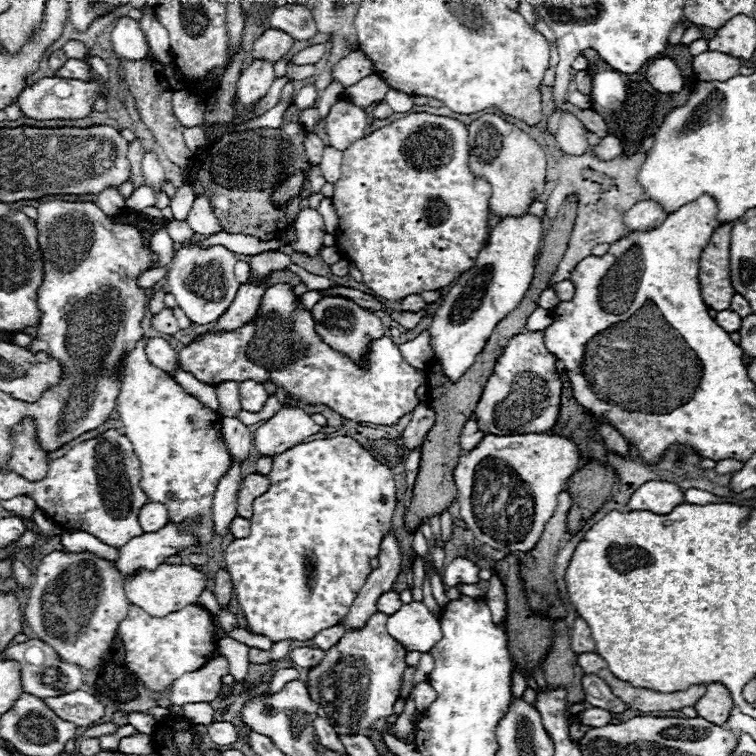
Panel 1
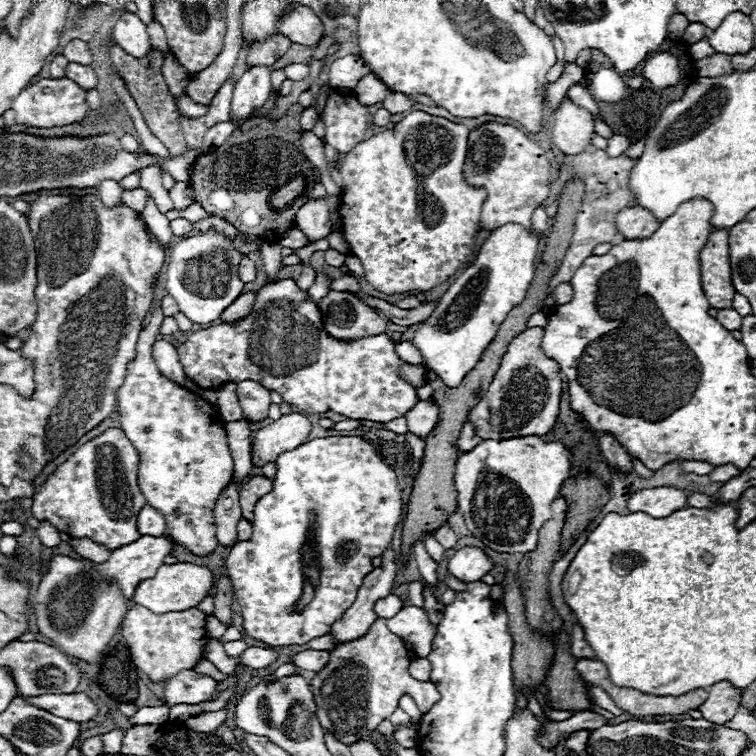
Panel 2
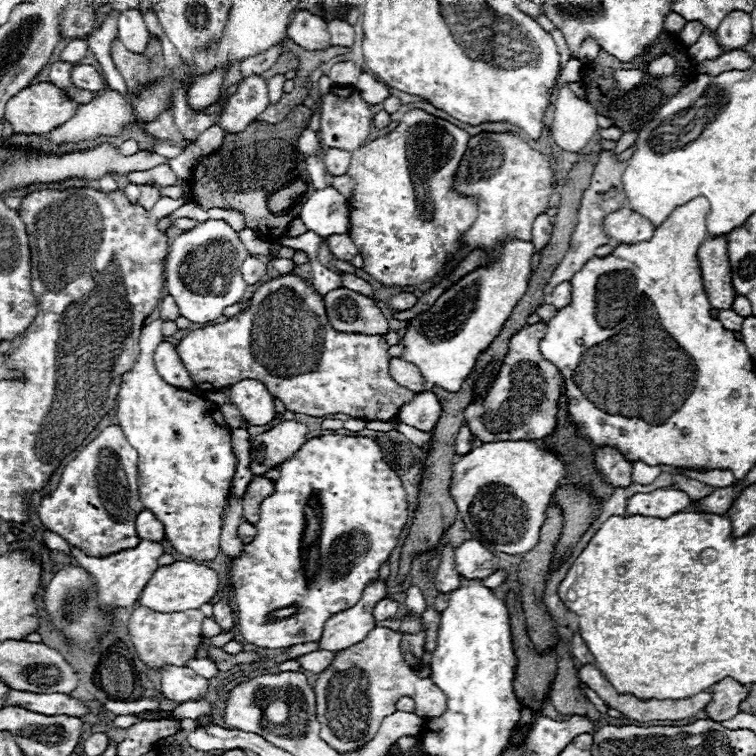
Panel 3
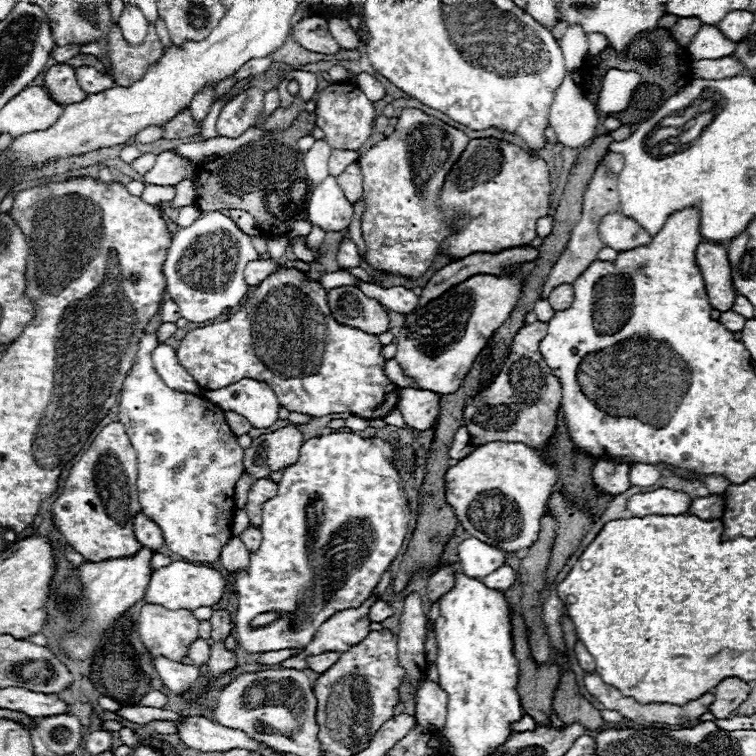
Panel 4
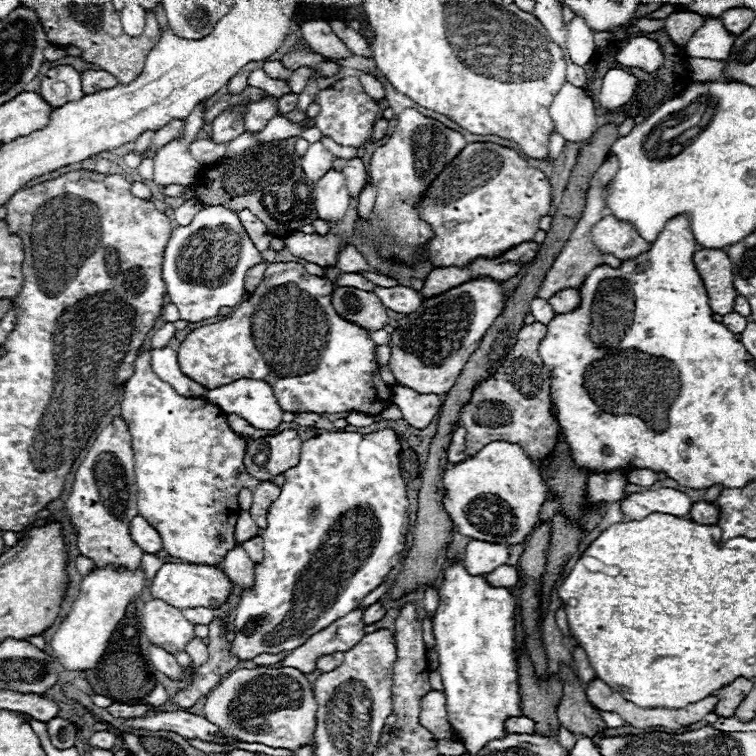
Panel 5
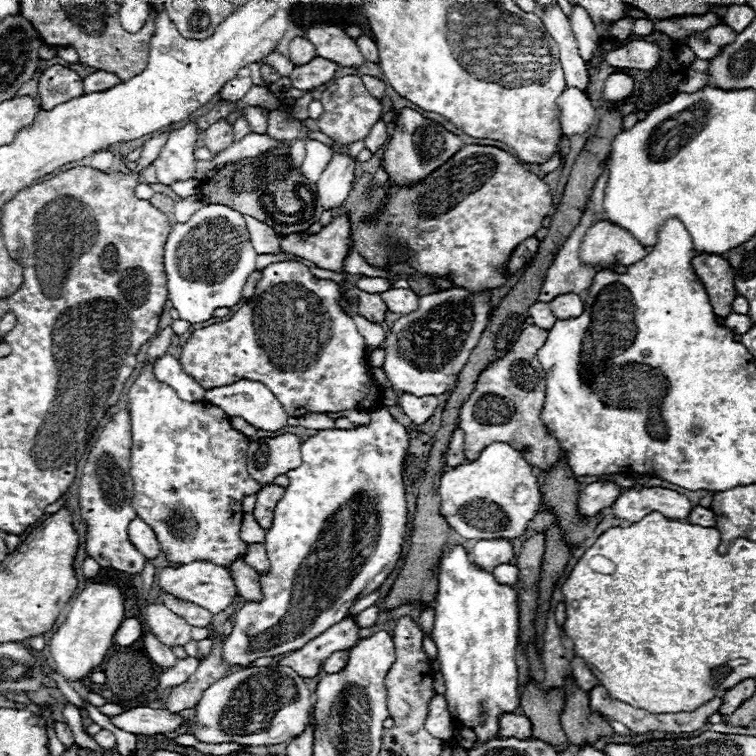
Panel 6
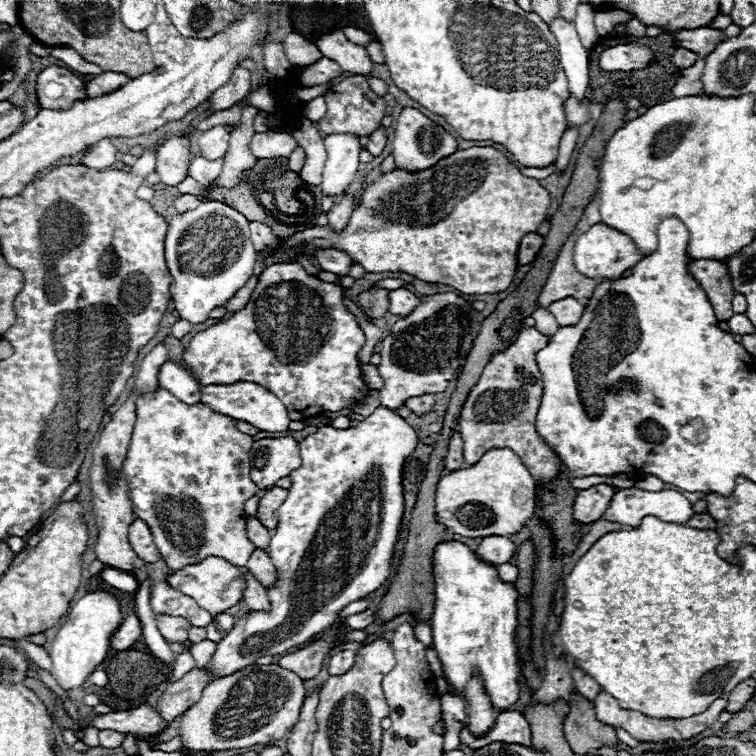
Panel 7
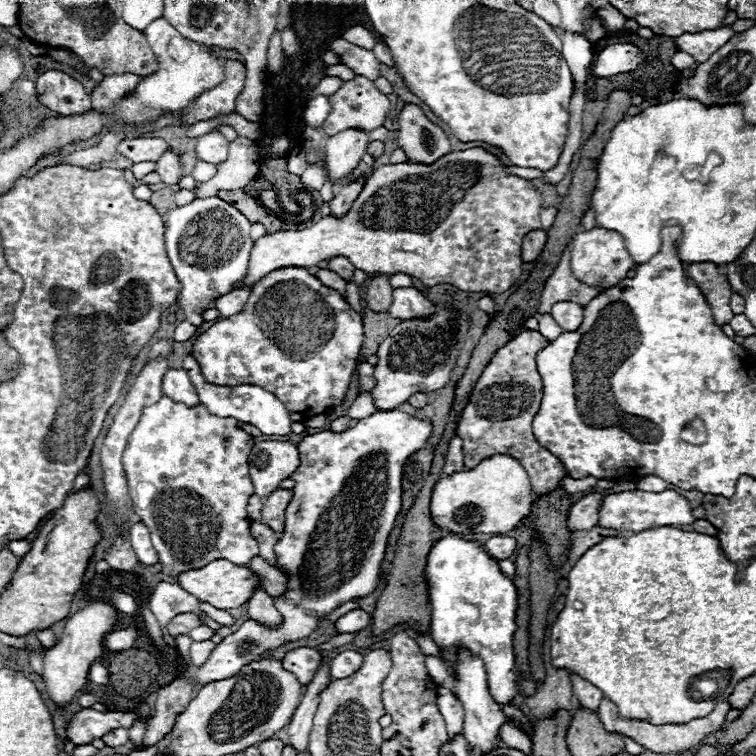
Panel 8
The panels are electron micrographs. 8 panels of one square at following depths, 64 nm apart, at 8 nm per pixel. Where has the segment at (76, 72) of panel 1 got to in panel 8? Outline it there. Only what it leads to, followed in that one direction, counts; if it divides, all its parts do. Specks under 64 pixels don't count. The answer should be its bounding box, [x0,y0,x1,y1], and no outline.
[90,74,142,110]

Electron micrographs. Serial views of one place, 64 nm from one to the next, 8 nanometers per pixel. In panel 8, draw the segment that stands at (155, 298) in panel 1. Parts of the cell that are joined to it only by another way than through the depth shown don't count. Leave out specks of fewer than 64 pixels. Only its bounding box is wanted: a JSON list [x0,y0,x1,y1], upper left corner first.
[122,396,258,576]

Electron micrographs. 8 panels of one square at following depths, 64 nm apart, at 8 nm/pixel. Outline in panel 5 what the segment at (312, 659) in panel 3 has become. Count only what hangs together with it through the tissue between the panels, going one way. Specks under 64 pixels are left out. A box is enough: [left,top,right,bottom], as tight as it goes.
[316,652,344,672]

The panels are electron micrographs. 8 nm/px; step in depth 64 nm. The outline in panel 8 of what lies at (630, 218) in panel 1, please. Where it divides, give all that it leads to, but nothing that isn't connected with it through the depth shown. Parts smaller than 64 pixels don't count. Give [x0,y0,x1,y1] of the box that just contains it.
[572,228,634,288]

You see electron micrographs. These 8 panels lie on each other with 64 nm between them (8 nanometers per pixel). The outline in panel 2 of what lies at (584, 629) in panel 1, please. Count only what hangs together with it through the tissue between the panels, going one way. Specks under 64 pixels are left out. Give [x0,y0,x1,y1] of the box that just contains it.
[572,624,594,658]

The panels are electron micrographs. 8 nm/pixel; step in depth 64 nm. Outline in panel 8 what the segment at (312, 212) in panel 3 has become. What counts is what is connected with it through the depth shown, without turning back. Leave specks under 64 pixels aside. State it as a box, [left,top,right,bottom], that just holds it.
[324,128,370,182]

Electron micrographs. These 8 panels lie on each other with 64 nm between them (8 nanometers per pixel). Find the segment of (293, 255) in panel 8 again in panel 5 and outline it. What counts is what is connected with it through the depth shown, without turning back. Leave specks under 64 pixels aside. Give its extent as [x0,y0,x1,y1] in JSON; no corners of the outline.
[420,142,552,268]

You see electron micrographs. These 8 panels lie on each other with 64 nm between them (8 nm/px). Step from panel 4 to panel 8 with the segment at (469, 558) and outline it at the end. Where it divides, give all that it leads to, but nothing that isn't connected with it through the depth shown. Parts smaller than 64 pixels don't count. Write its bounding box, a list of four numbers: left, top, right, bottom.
[484,536,516,562]

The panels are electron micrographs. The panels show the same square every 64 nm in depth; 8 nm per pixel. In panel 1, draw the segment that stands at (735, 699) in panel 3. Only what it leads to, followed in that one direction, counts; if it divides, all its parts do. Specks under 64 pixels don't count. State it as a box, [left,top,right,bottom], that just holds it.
[694,684,732,726]

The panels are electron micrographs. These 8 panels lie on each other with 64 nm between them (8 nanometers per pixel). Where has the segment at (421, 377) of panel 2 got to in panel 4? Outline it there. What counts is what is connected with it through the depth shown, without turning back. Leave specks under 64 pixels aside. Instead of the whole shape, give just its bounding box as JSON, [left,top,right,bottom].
[386,358,418,388]

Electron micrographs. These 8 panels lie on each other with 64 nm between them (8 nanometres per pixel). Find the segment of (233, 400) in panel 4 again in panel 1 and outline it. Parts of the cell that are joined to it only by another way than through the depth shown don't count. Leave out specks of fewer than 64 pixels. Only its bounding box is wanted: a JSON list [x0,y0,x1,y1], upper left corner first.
[238,380,268,412]

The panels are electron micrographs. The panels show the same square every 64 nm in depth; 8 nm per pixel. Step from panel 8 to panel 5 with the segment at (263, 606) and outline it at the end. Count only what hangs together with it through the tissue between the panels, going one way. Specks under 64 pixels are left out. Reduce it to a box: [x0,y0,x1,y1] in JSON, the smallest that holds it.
[222,544,254,588]

